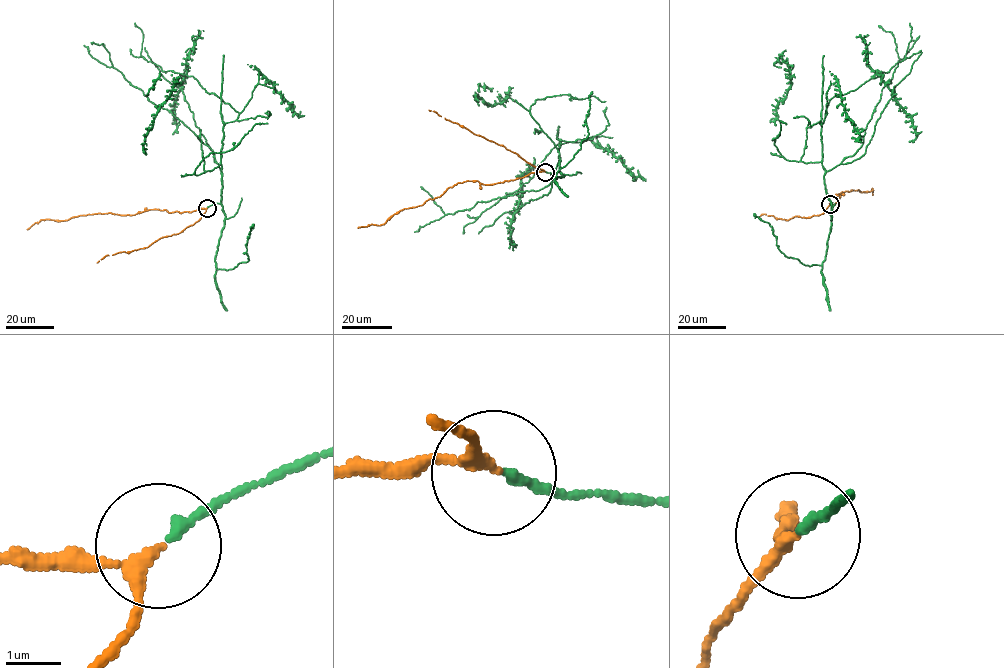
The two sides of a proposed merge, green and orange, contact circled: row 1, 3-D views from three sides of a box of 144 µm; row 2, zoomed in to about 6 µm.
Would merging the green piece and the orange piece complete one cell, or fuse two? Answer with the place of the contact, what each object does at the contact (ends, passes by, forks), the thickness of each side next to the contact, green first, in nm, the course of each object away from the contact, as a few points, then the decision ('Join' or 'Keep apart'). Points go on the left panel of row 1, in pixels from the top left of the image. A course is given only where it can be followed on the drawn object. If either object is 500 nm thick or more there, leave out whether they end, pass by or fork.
Place: (207, 208). At the ring green ends. At the ring orange passes by. Thickness 170 nm (green) against 190 nm. Course of green: (207, 207), (221, 201), (222, 175), (184, 98), (187, 70), (162, 71), (144, 59), (134, 23). Course of orange: (207, 208), (189, 212), (148, 210), (134, 215), (106, 213), (67, 220), (41, 220), (27, 230). Join

